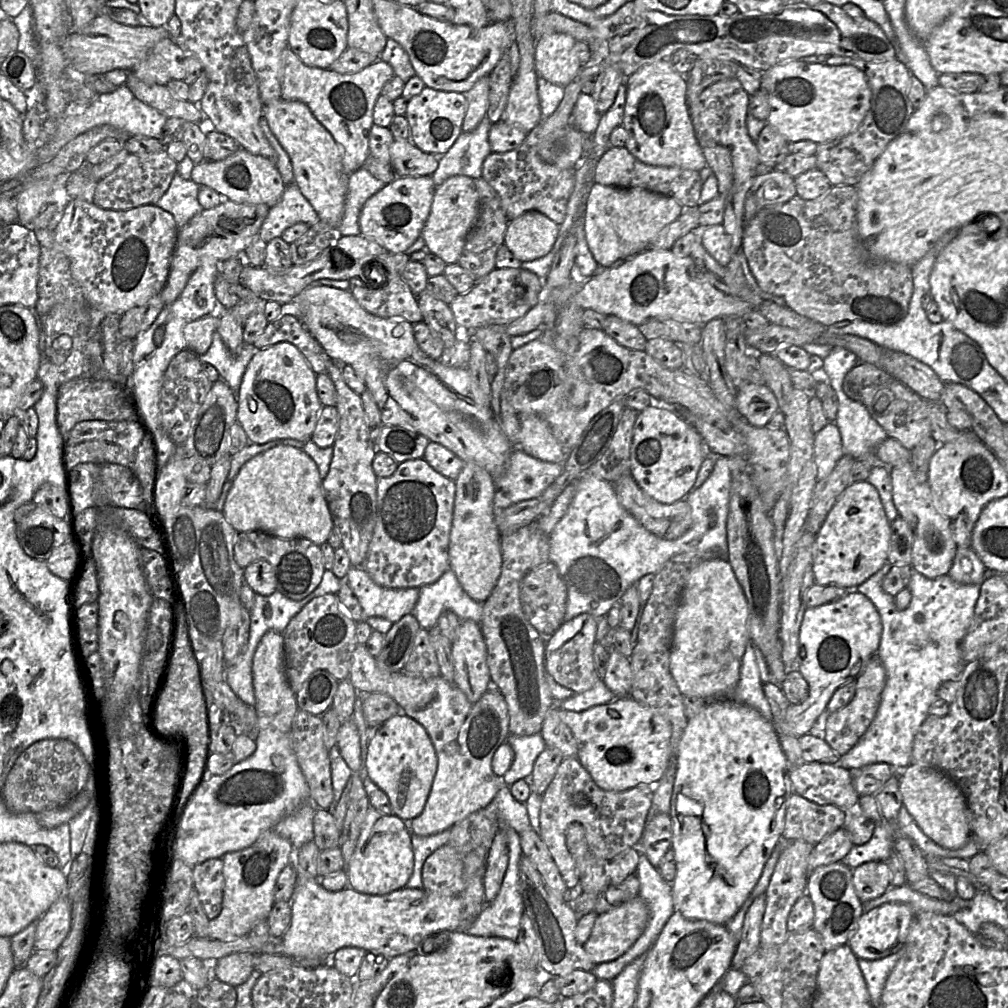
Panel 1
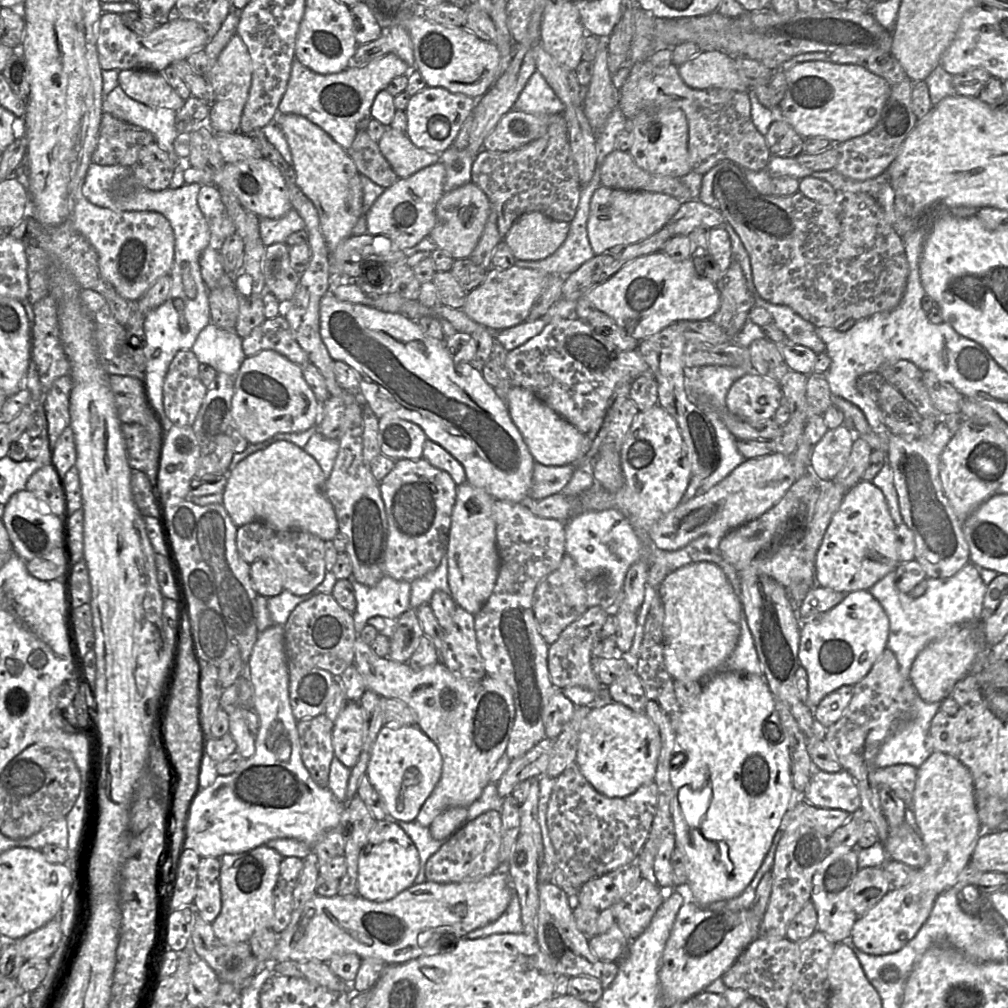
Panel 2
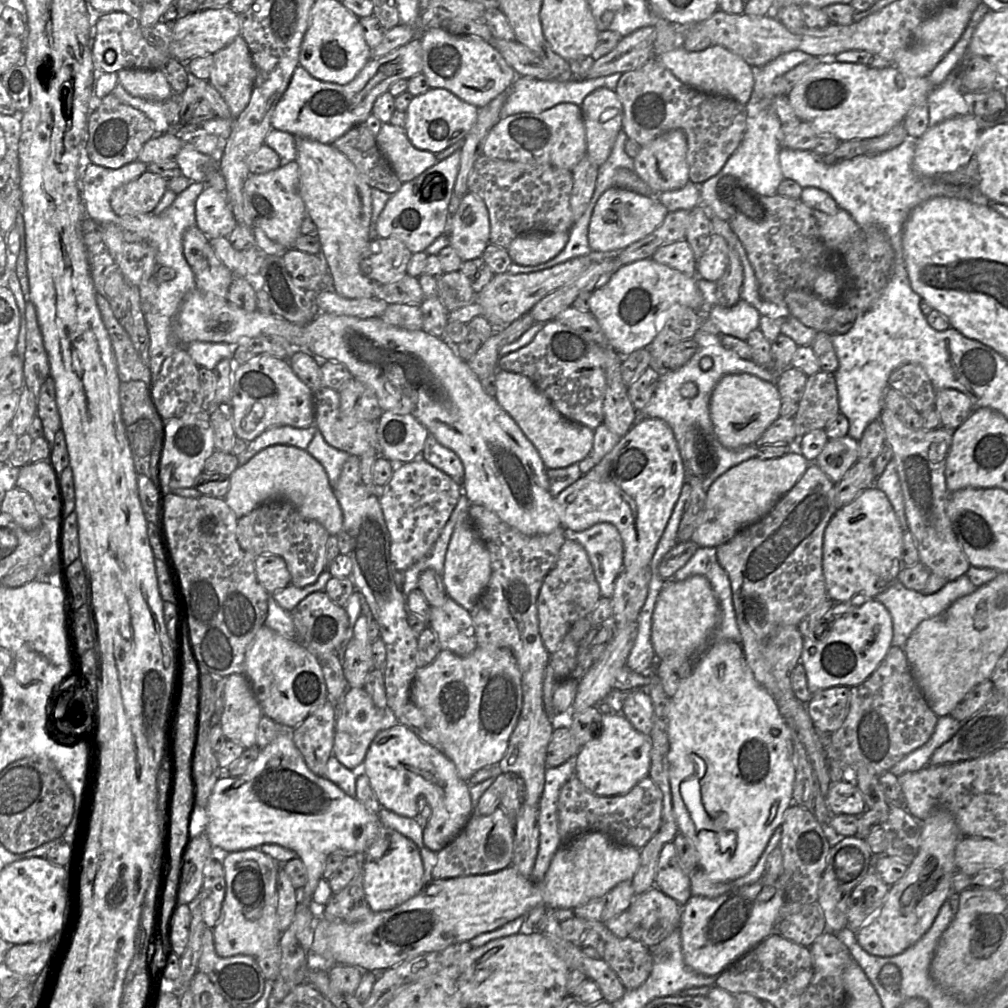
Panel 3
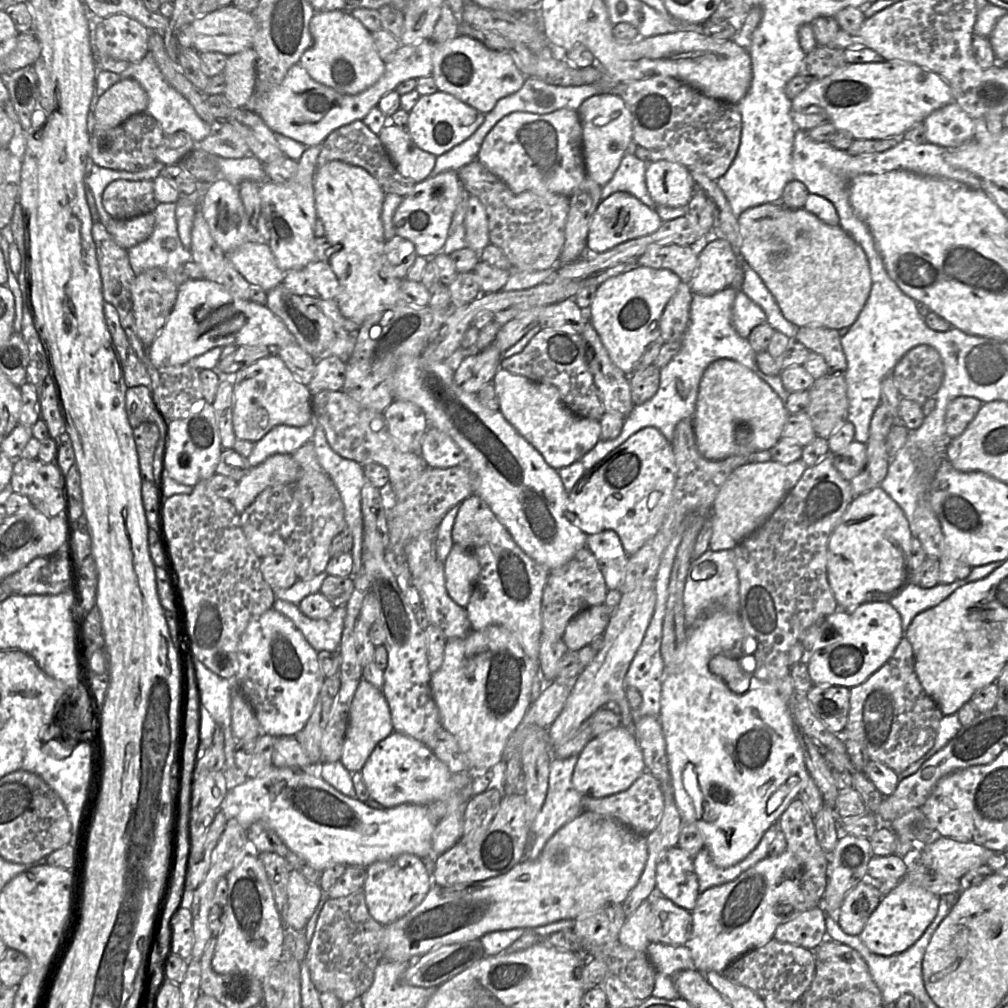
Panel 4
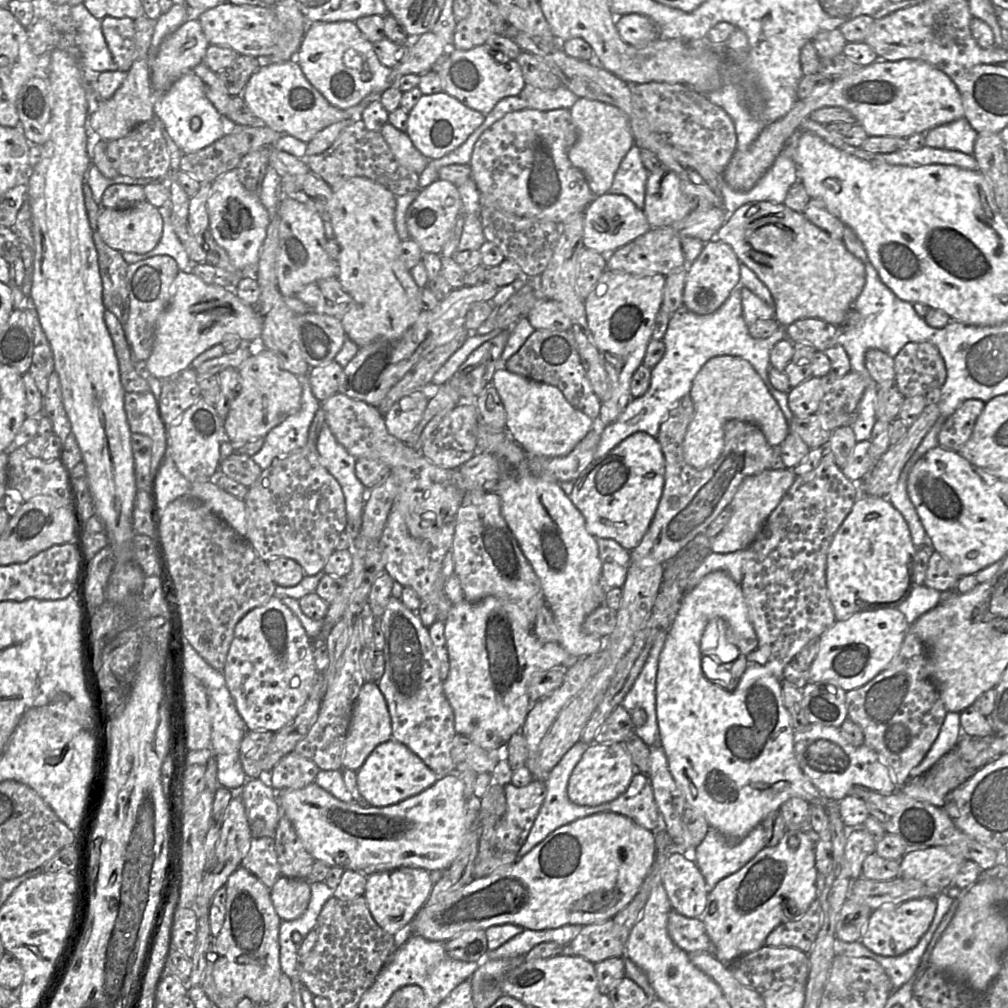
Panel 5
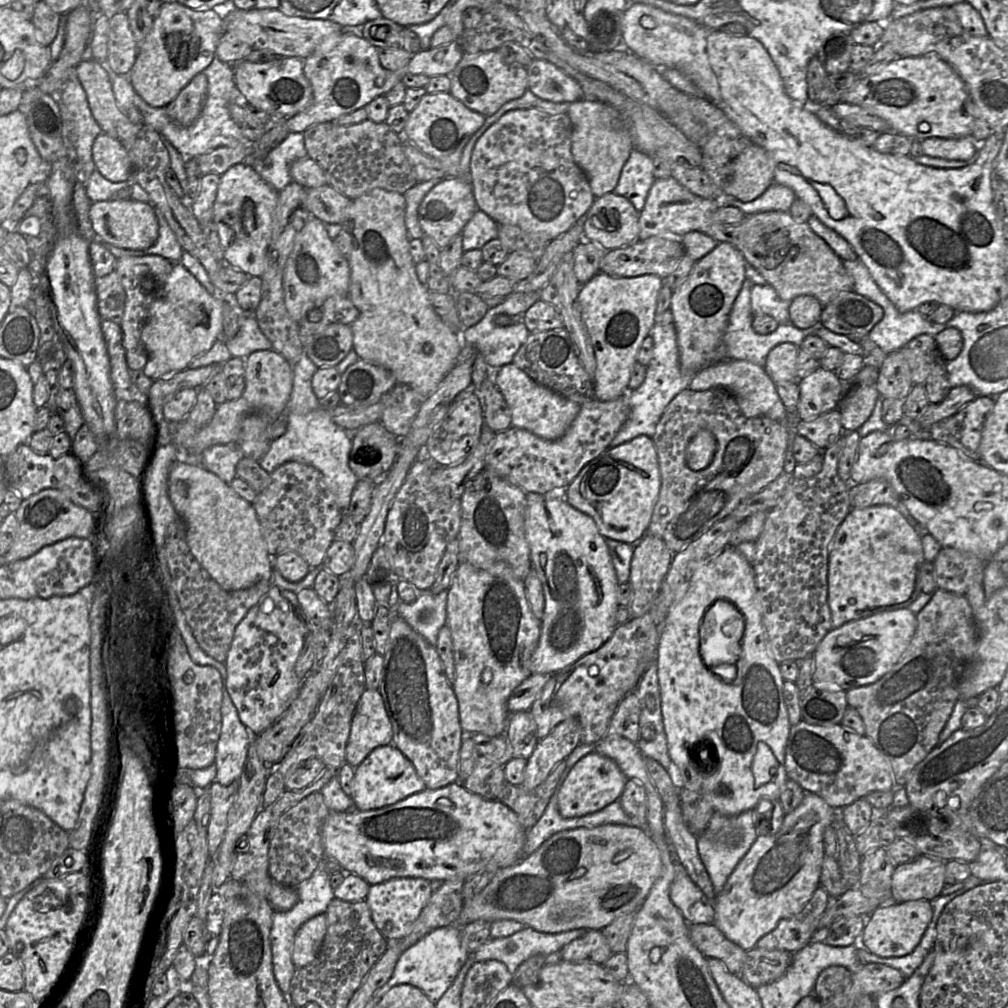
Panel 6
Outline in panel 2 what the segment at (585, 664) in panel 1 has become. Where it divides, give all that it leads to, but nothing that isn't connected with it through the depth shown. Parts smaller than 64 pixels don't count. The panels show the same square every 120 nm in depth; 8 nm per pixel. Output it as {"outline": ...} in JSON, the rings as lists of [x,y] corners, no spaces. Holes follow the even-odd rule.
{"outline":[[[600,606],[589,607],[549,646],[548,670],[554,687],[563,689],[579,686],[598,694],[603,685],[594,671],[591,649],[595,636],[601,631],[610,612],[613,611],[606,611]]]}

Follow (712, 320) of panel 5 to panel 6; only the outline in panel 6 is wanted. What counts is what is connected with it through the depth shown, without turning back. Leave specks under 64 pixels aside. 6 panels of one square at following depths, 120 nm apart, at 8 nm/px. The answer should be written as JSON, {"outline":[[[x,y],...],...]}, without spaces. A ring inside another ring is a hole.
{"outline":[[[745,278],[732,306],[728,324],[722,336],[722,342],[715,351],[715,361],[739,359],[764,368],[767,356],[772,348],[785,342],[792,343],[799,347],[804,338],[809,335],[809,331],[803,331],[803,329],[796,327],[791,322],[779,324],[775,331],[766,335],[756,333],[752,328],[753,313],[750,301],[751,288],[753,285],[754,283]],[[670,309],[660,315],[655,314],[655,322],[648,335],[653,339],[653,356],[646,366],[645,380],[639,388],[629,391],[629,417],[609,448],[615,448],[640,435],[652,438],[668,404],[677,394],[688,388],[694,375],[694,373],[684,373],[680,367],[677,334]]]}

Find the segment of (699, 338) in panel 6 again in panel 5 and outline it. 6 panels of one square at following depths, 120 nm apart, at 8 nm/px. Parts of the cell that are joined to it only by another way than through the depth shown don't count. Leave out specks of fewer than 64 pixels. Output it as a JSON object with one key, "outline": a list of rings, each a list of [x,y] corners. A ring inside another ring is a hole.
{"outline":[[[718,238],[707,242],[696,260],[688,264],[683,306],[699,315],[710,314],[717,310],[731,292],[740,287],[740,265],[740,260],[728,243]]]}

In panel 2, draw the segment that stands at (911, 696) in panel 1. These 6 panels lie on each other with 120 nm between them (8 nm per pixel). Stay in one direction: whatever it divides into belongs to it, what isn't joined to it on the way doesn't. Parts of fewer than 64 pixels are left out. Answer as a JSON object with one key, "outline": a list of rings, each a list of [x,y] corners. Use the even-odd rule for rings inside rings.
{"outline":[[[969,562],[950,578],[927,577],[927,589],[918,598],[899,591],[895,580],[896,571],[892,570],[868,591],[879,601],[889,618],[887,648],[895,654],[900,672],[904,677],[910,679],[912,664],[918,653],[927,644],[959,625],[970,625],[974,628],[978,645],[978,655],[971,667],[970,674],[975,675],[988,665],[991,648],[984,645],[980,634],[981,612],[987,586],[981,579],[977,566]],[[919,694],[912,703],[912,719],[888,737],[874,761],[875,768],[909,764],[918,768],[932,754],[925,746],[930,723],[941,702],[925,702]]]}

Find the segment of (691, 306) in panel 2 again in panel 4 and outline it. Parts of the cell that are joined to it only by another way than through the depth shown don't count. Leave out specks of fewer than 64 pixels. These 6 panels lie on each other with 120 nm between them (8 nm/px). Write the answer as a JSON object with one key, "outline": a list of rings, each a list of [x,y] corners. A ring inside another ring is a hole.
{"outline":[[[638,265],[605,280],[597,287],[588,316],[613,363],[630,376],[646,347],[660,336],[663,310],[675,294],[680,277],[673,271]]]}

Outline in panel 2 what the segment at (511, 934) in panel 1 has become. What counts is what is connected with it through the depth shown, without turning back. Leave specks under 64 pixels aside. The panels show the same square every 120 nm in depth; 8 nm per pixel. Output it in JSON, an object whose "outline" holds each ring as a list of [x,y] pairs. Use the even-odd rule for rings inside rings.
{"outline":[[[511,881],[512,898],[505,912],[494,922],[475,929],[464,936],[469,940],[484,938],[493,934],[521,934],[523,933],[523,924],[521,918],[521,906],[518,893]]]}

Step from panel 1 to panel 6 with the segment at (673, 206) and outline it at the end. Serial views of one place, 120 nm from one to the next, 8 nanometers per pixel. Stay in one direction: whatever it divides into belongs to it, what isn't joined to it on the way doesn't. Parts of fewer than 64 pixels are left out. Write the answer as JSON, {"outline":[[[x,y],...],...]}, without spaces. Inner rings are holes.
{"outline":[[[606,193],[594,200],[585,215],[584,240],[604,250],[627,246],[638,239],[639,216],[627,198]]]}

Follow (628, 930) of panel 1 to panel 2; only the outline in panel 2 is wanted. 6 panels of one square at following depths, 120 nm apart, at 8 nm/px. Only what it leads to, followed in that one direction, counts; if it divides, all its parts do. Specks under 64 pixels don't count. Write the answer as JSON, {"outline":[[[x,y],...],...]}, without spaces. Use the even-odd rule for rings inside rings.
{"outline":[[[617,923],[604,934],[589,938],[592,953],[603,961],[618,961],[626,953],[630,941],[625,937]]]}

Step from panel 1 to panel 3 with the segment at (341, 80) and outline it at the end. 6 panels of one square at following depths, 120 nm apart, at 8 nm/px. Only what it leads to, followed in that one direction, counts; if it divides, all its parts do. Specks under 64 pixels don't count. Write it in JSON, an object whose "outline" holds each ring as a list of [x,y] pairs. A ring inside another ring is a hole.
{"outline":[[[421,39],[410,42],[378,58],[371,58],[355,78],[344,85],[318,80],[298,65],[289,85],[275,106],[271,126],[296,138],[309,138],[324,144],[336,139],[358,124],[364,124],[372,113],[375,100],[397,80],[410,79],[423,70]]]}

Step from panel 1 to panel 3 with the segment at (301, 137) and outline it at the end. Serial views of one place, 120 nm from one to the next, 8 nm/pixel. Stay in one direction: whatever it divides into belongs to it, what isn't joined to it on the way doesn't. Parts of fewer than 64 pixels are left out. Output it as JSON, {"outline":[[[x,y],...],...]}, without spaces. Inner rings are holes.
{"outline":[[[296,138],[299,192],[317,227],[321,252],[334,280],[334,291],[347,299],[375,298],[374,282],[360,270],[360,257],[371,242],[371,186],[356,166],[331,144]]]}

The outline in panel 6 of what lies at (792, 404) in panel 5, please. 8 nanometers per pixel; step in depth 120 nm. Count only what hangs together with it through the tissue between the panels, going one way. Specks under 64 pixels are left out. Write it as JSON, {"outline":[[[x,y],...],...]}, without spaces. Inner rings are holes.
{"outline":[[[820,366],[797,382],[799,402],[796,414],[800,420],[810,420],[837,409],[848,390],[847,385],[840,381],[833,371]]]}

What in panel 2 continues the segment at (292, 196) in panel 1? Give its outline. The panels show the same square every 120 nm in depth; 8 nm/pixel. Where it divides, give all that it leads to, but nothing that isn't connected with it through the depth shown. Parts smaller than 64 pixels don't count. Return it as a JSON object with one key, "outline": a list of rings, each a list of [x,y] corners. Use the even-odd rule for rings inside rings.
{"outline":[[[294,208],[277,219],[260,219],[260,238],[266,247],[275,243],[285,243],[292,233],[305,229],[304,220]]]}

